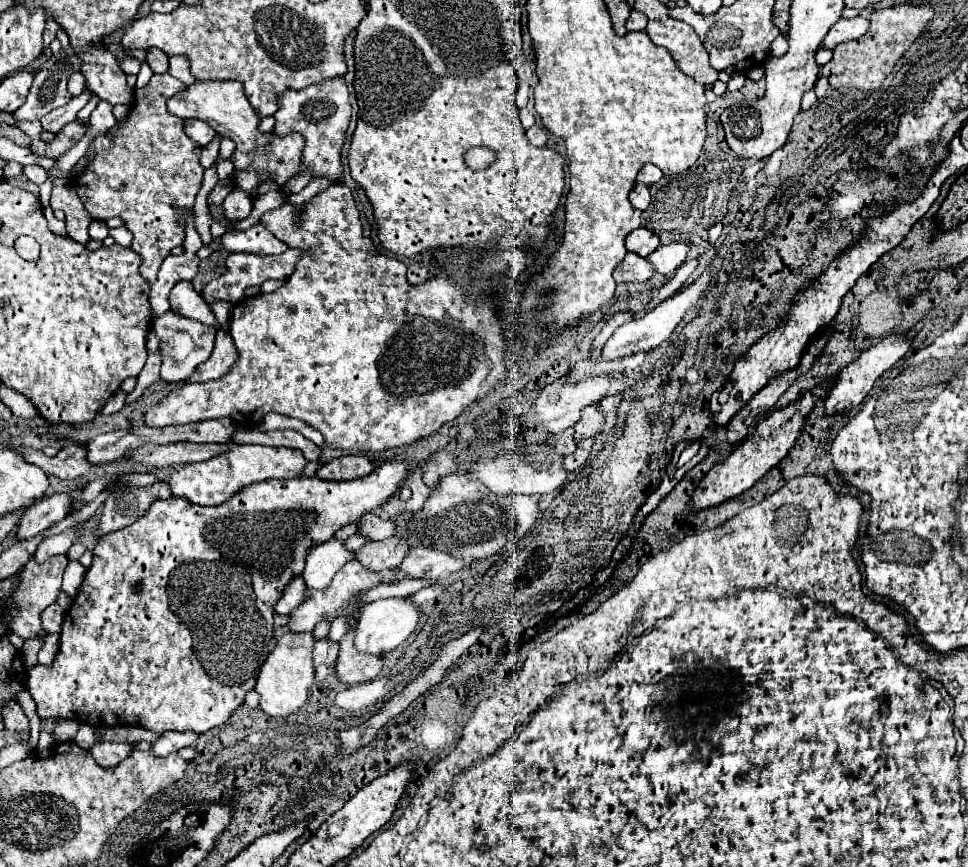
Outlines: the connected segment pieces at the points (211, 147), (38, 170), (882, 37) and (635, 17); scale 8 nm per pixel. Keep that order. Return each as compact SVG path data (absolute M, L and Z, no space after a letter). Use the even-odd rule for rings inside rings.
M216 135L204 149L202 149L202 165L208 169L214 161L216 161L216 155L218 155L218 147L220 147L220 141L222 141L222 135Z
M28 165L28 167L24 167L24 175L32 183L36 183L36 185L42 185L46 181L46 169L40 167L40 165Z
M896 5L888 9L878 9L870 17L870 29L864 37L838 44L833 49L832 59L823 66L823 76L836 89L860 89L874 91L882 85L884 77L892 71L896 61L908 49L908 45L928 27L934 17L932 9Z
M632 9L630 17L628 17L628 21L626 21L626 29L628 29L628 31L642 31L642 29L646 29L646 23L648 23L648 19L644 17L644 13Z

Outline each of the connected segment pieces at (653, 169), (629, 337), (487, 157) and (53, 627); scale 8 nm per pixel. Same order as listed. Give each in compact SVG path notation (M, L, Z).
M648 163L648 165L644 165L644 167L640 169L636 181L642 183L642 185L652 185L652 183L656 183L660 177L662 177L662 171L660 171L656 165Z
M710 268L688 287L684 287L680 293L676 293L674 297L662 301L660 305L656 305L652 311L648 311L644 317L638 317L638 319L632 319L624 325L620 325L614 335L606 341L604 349L602 349L602 359L604 361L614 361L614 359L620 359L620 357L628 357L628 355L636 355L636 353L642 353L642 351L650 351L654 347L658 347L662 341L666 341L672 331L676 329L676 325L682 321L682 317L696 305L698 297L704 293L704 289L709 287L713 282L713 276Z
M476 147L466 153L466 165L472 169L488 169L492 161L496 161L496 155L488 147Z
M58 603L46 607L42 611L42 627L48 631L48 633L60 633L60 625L62 625L62 619L64 619L64 611L60 609Z

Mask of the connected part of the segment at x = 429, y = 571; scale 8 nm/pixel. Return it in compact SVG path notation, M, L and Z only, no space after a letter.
M426 547L408 549L408 557L404 557L404 563L400 563L400 569L404 569L404 573L408 573L410 579L428 579L428 581L446 578L463 566L462 559Z

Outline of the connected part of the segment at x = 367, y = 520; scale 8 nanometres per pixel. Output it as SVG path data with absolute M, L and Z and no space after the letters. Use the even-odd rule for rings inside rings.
M372 511L372 513L366 513L366 515L360 519L360 523L358 523L358 533L360 533L362 537L372 539L372 541L388 539L388 537L392 537L392 531L394 531L392 521L380 519L374 511Z

